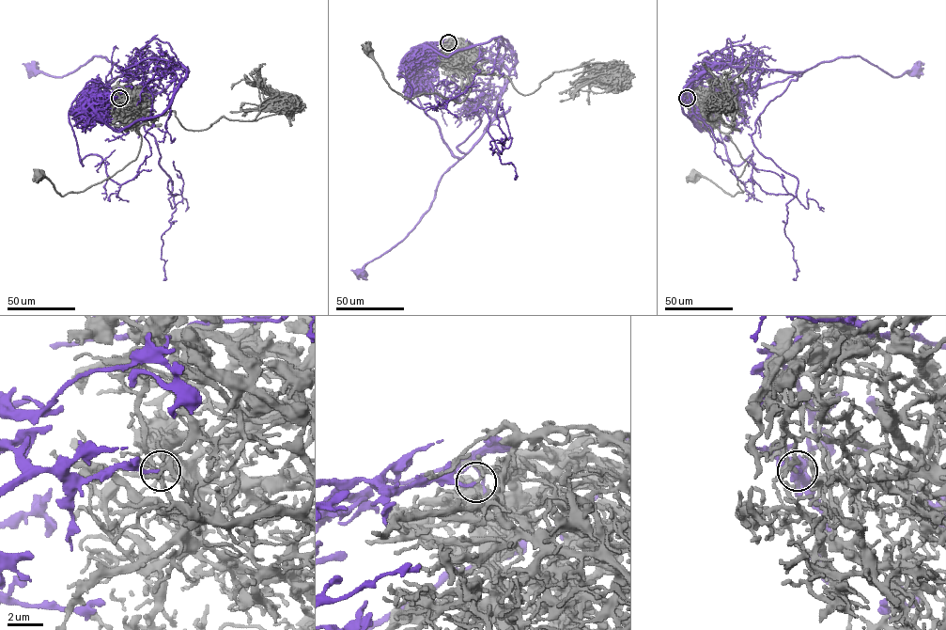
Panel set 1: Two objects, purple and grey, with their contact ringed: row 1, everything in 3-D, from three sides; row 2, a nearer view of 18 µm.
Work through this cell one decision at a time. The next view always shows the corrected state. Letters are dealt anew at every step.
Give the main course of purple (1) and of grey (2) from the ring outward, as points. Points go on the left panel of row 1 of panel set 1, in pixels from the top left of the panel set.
1: (119, 98), (80, 104), (93, 89), (85, 86), (130, 72), (105, 56), (61, 77), (32, 69)
2: (119, 98), (131, 109), (124, 113), (126, 122), (141, 136), (134, 160), (100, 181), (62, 196), (38, 175)

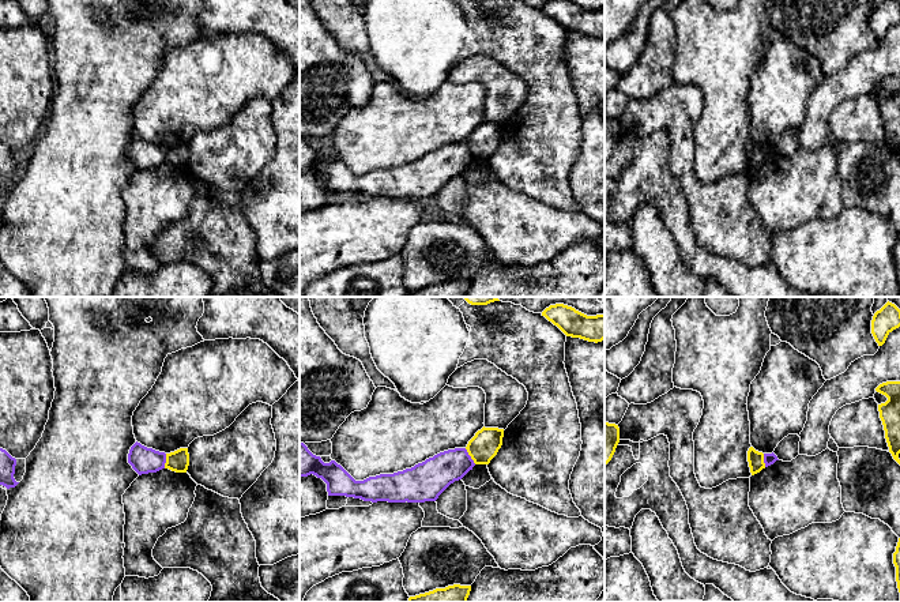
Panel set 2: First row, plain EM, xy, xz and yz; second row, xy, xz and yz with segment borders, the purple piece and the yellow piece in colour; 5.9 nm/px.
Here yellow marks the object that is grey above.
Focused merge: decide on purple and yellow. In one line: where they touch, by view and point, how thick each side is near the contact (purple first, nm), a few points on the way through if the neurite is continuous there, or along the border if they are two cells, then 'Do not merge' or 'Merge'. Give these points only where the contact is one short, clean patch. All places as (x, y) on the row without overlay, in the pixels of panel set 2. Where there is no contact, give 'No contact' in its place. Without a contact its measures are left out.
Touches purple at xz (470, 151). Thickness 200 nm (purple) against 170 nm. Boundary: xz (464, 143), (475, 158). Do not merge

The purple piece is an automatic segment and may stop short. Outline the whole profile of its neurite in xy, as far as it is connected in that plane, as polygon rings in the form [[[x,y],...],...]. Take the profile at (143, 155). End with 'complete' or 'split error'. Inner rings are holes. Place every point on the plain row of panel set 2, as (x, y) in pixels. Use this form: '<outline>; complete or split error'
[[[135,138],[128,148],[128,158],[139,169],[157,168],[165,163],[166,148]]]; complete

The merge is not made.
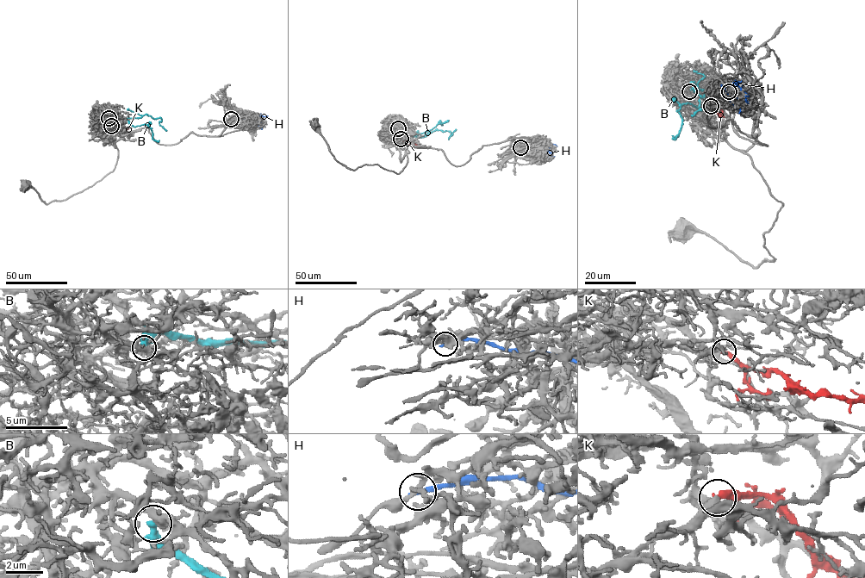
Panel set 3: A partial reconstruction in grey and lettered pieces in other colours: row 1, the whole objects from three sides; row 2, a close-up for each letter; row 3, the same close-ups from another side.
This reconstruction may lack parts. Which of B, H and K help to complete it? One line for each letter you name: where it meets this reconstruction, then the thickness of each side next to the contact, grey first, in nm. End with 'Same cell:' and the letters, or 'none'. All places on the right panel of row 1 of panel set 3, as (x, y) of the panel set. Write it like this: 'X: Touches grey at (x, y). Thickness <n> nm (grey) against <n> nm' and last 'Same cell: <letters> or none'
K: Touches grey at (711, 106). Thickness 360 nm (grey) against 360 nm
Same cell: K

